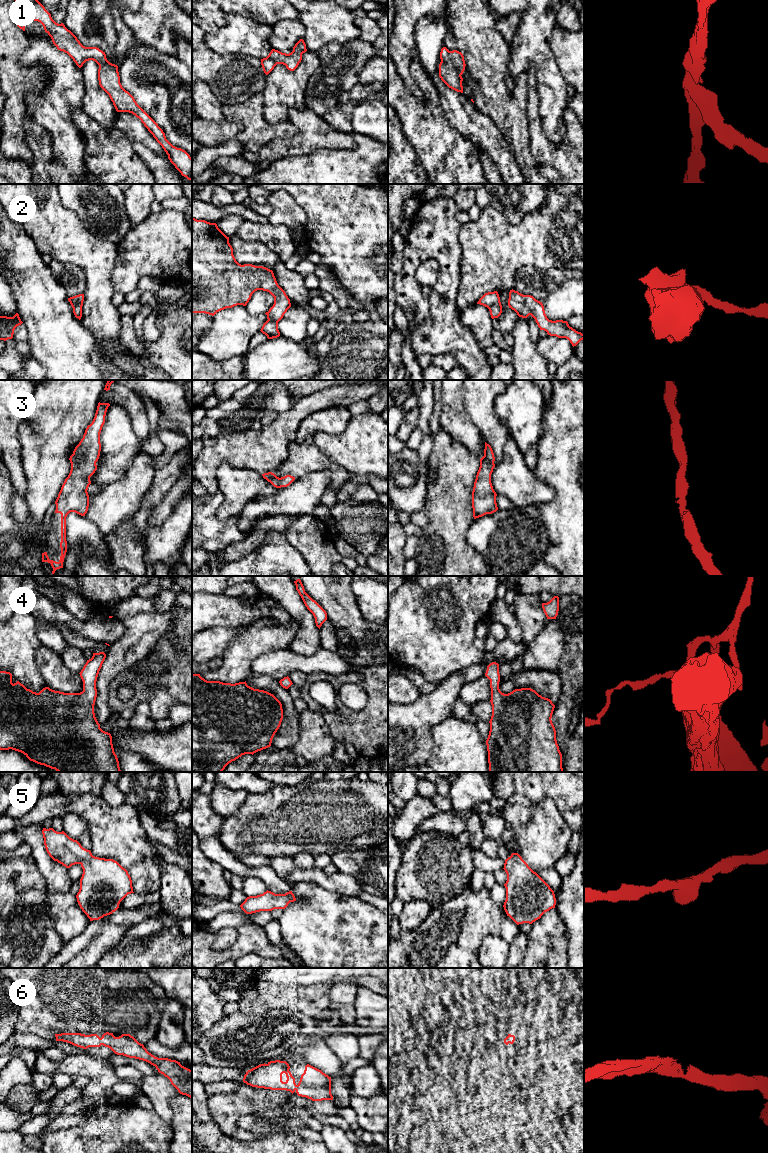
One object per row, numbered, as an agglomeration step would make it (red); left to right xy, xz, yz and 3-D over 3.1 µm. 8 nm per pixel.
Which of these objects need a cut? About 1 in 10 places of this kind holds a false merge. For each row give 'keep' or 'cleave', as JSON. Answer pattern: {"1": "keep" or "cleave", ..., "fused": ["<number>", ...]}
{"1": "keep", "2": "keep", "3": "keep", "4": "keep", "5": "keep", "6": "keep", "fused": []}

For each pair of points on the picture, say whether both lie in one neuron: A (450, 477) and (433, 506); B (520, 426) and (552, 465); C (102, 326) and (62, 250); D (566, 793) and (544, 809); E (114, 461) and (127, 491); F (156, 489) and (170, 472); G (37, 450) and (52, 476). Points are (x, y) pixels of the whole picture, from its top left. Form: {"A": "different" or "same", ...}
{"A": "same", "B": "different", "C": "same", "D": "different", "E": "different", "F": "same", "G": "same"}

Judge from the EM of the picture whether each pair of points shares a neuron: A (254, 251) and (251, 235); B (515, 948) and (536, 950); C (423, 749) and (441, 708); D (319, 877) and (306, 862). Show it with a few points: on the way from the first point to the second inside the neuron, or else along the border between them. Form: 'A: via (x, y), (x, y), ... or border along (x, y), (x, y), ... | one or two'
A: border along (235, 234), (247, 241), (262, 242), (273, 251) | two
B: border along (528, 935), (523, 957) | two
C: via (423, 739), (423, 726), (431, 718) | one
D: border along (295, 865), (301, 868), (313, 867) | two

